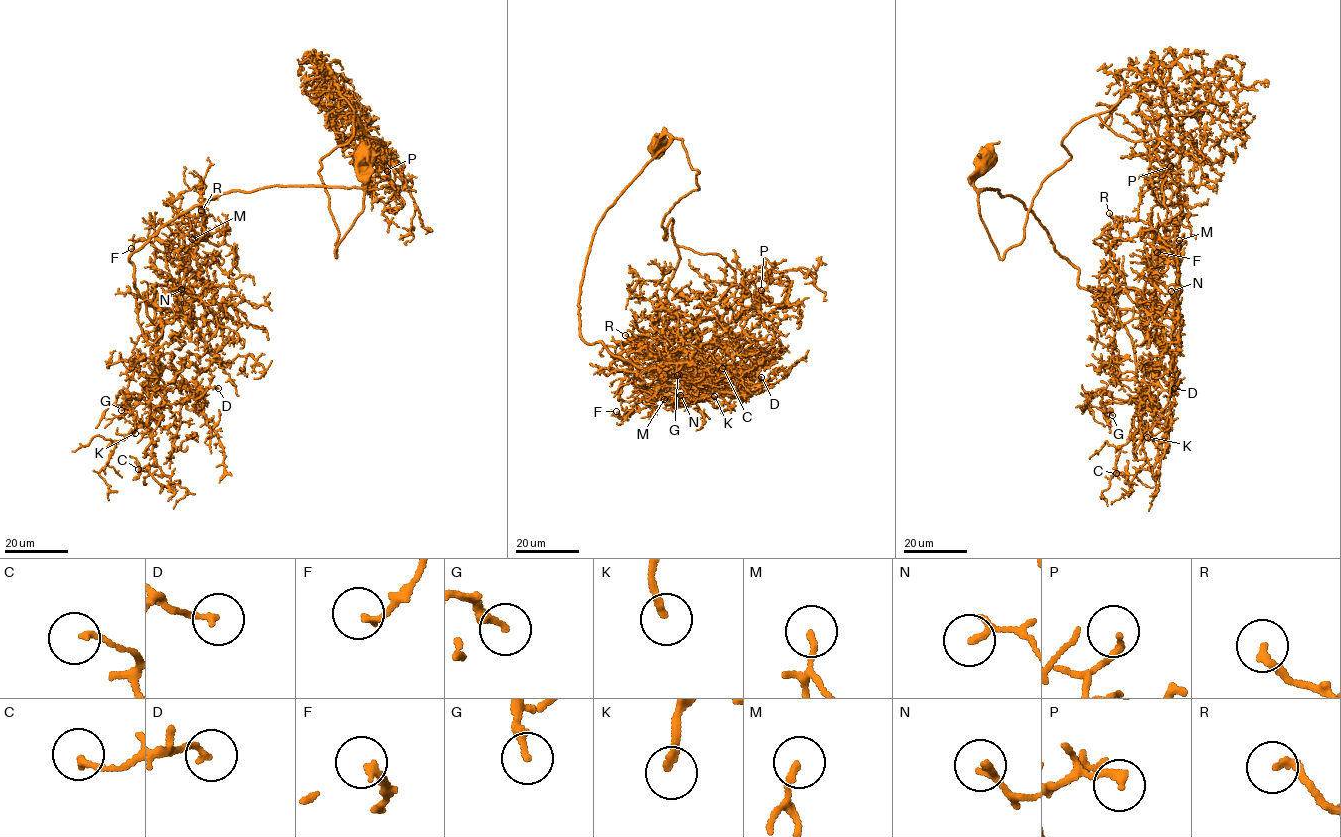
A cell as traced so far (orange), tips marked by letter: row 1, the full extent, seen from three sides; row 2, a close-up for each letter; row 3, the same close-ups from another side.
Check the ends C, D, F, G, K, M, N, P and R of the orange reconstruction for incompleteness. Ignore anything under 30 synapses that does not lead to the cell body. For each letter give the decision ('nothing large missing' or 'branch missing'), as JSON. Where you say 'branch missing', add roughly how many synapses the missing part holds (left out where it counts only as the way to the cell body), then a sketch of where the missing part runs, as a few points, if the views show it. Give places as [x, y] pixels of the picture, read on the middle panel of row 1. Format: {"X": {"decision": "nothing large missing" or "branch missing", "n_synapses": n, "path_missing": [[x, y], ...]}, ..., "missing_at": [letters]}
{"C": {"decision": "nothing large missing"}, "D": {"decision": "nothing large missing"}, "F": {"decision": "nothing large missing"}, "G": {"decision": "nothing large missing"}, "K": {"decision": "branch missing", "n_synapses": 35, "path_missing": [[714, 396], [719, 398], [727, 390], [722, 386]]}, "M": {"decision": "nothing large missing"}, "N": {"decision": "nothing large missing"}, "P": {"decision": "nothing large missing"}, "R": {"decision": "branch missing", "n_synapses": 45, "path_missing": [[625, 335], [626, 321], [632, 318]]}, "missing_at": ["K", "R"]}

